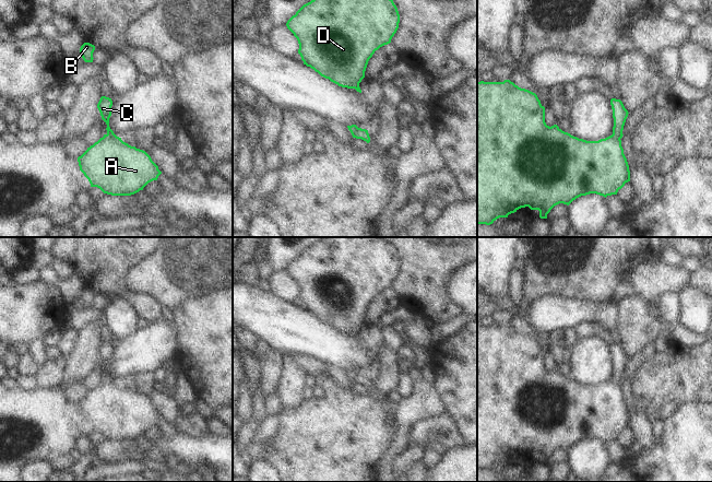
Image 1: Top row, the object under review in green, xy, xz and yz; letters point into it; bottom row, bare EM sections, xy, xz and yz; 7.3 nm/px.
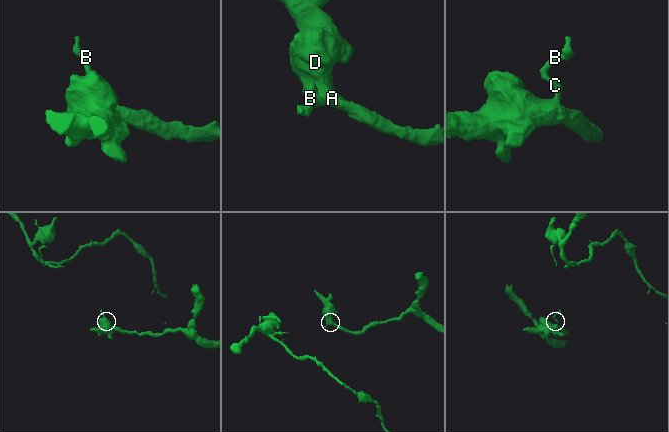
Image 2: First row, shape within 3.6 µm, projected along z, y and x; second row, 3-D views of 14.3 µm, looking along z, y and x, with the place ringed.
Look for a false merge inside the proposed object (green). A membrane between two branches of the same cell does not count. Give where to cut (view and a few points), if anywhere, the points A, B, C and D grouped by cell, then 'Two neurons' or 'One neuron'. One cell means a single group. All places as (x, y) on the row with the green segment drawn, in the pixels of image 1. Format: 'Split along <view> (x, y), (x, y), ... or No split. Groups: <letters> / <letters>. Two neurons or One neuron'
Split along xy (107, 133), (120, 139). Groups: A D / B C. Two neurons

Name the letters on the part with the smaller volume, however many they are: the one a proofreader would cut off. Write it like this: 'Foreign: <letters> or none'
Foreign: B, C

